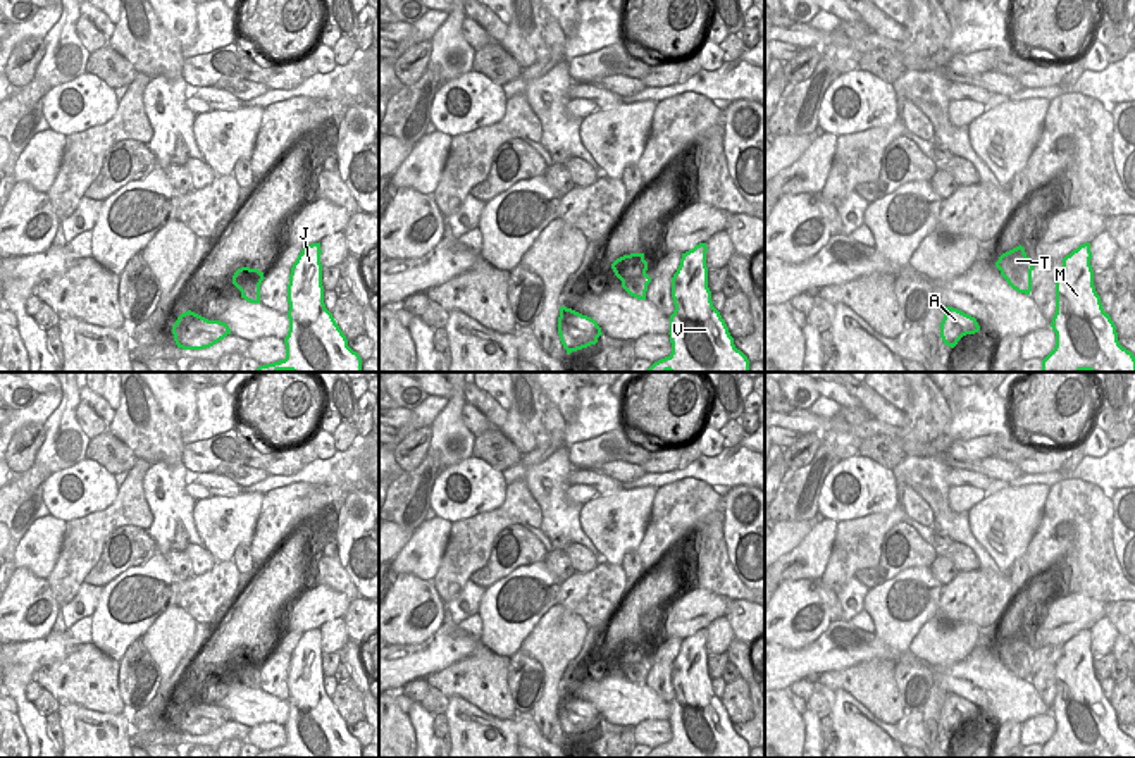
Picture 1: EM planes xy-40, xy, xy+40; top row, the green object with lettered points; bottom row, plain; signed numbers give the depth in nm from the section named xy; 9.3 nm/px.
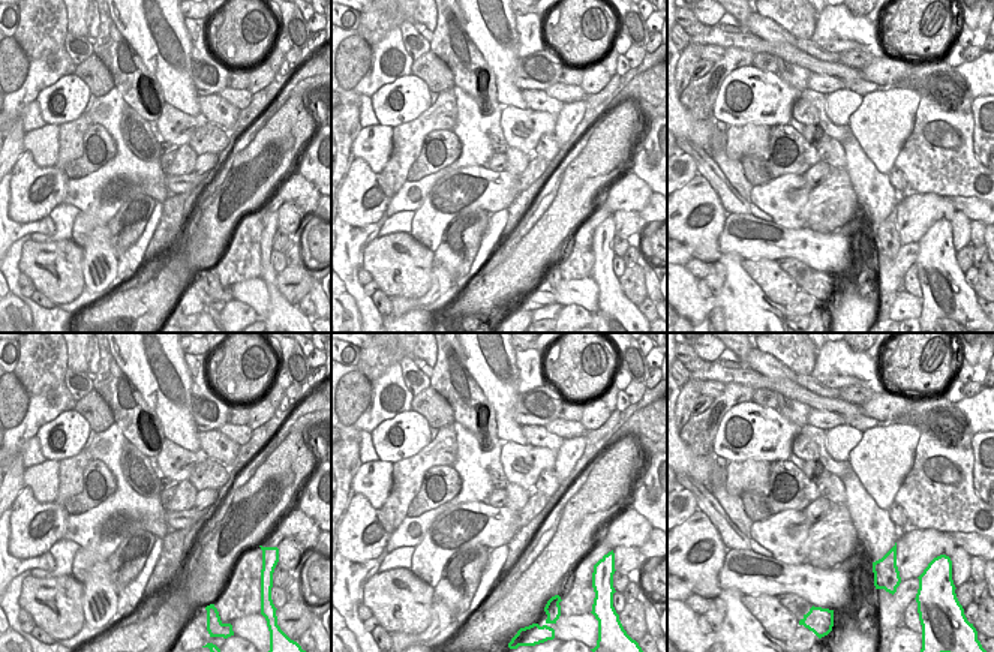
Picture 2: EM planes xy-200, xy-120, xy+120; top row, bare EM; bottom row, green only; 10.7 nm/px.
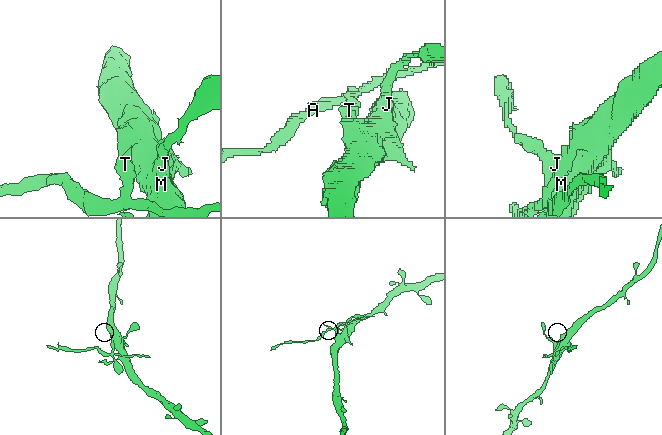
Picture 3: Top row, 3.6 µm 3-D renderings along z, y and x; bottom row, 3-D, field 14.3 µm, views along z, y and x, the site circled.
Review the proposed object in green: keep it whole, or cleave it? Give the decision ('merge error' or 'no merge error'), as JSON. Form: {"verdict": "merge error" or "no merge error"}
{"verdict": "merge error"}

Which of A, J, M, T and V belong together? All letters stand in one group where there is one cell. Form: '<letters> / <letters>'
A / J M T V

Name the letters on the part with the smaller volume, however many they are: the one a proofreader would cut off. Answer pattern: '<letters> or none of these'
A

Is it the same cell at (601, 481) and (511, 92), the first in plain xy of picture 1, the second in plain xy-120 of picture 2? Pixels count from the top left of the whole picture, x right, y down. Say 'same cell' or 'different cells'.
different cells

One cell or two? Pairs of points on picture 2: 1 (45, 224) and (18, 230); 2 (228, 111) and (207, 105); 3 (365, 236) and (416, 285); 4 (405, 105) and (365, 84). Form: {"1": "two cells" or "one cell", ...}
{"1": "one cell", "2": "one cell", "3": "two cells", "4": "two cells"}

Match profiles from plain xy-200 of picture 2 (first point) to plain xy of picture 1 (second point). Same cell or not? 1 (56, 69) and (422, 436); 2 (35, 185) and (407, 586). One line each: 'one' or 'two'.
1: two
2: one

